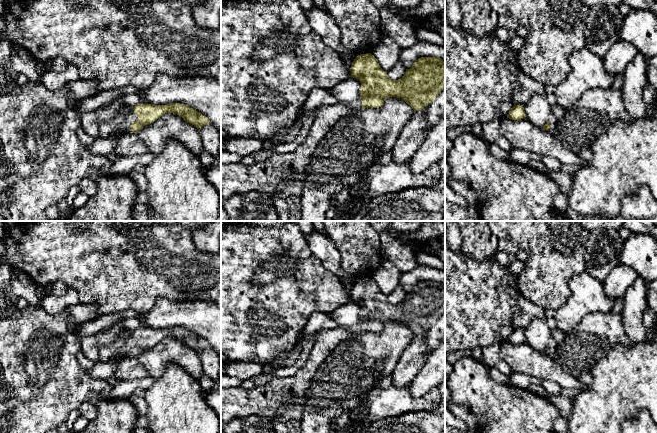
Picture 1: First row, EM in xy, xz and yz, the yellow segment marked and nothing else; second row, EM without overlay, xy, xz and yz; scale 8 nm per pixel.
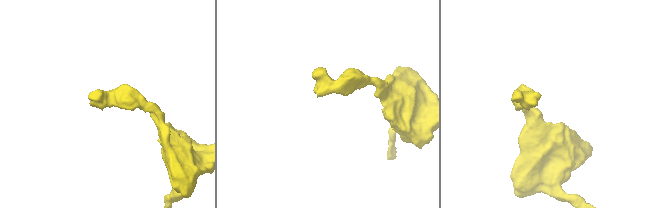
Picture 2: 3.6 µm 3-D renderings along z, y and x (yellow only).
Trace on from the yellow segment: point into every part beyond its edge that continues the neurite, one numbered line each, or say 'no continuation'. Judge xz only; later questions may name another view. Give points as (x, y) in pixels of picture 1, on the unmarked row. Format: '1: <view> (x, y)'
1: xz (282, 399)

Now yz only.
1: yz (556, 335)

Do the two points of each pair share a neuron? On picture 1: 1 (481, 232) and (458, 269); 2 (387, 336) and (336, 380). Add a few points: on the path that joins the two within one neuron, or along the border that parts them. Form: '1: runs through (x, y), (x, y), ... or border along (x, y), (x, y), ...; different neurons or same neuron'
1: border along (461, 248), (468, 256), (476, 260), (487, 260); different neurons
2: runs through (374, 348), (365, 351), (349, 367); same neuron

